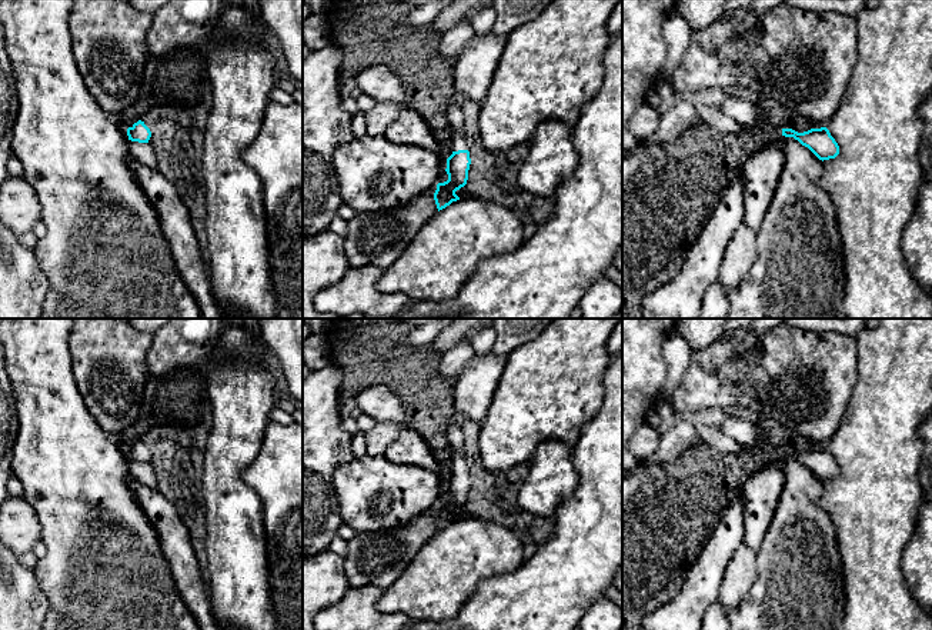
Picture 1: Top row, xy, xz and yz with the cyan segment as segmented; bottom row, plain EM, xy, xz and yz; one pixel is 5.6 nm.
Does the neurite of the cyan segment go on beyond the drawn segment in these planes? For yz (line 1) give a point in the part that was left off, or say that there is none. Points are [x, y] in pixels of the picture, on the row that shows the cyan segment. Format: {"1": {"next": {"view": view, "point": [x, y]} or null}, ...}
{"1": {"next": null}}

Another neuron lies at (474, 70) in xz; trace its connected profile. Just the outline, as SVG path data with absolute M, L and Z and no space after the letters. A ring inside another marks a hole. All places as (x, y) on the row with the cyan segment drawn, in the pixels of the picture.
M494 30L474 36L455 63L455 90L460 99L470 99L481 106L507 44L507 34Z

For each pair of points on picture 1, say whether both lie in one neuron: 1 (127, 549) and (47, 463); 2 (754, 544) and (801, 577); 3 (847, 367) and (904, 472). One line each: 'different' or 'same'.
1: same
2: different
3: different

